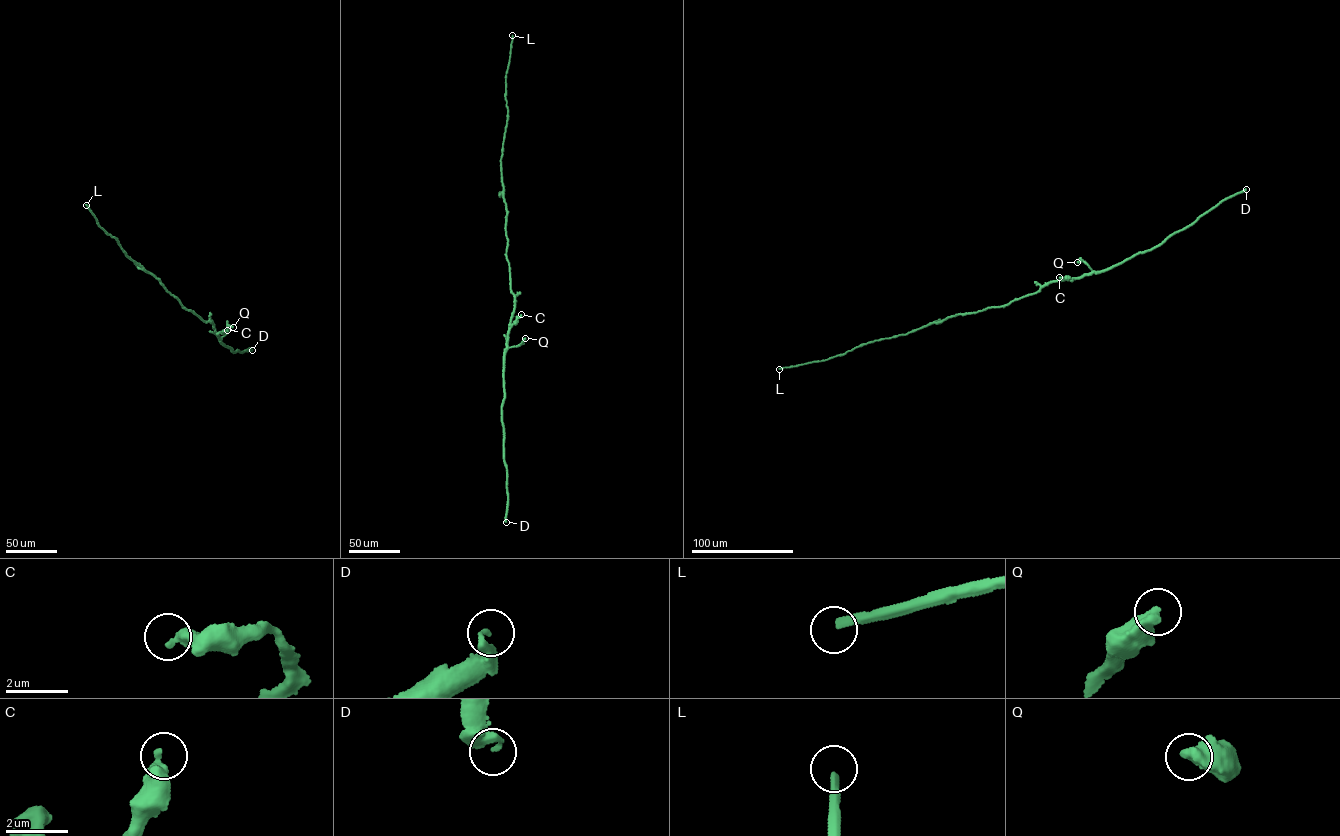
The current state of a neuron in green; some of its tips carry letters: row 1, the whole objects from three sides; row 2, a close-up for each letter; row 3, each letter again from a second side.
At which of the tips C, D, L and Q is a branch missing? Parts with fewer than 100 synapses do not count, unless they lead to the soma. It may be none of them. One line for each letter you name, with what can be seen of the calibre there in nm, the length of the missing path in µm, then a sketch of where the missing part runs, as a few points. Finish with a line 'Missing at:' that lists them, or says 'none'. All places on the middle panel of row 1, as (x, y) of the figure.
L: calibre 300 nm; missing 300 µm
Missing at: L

